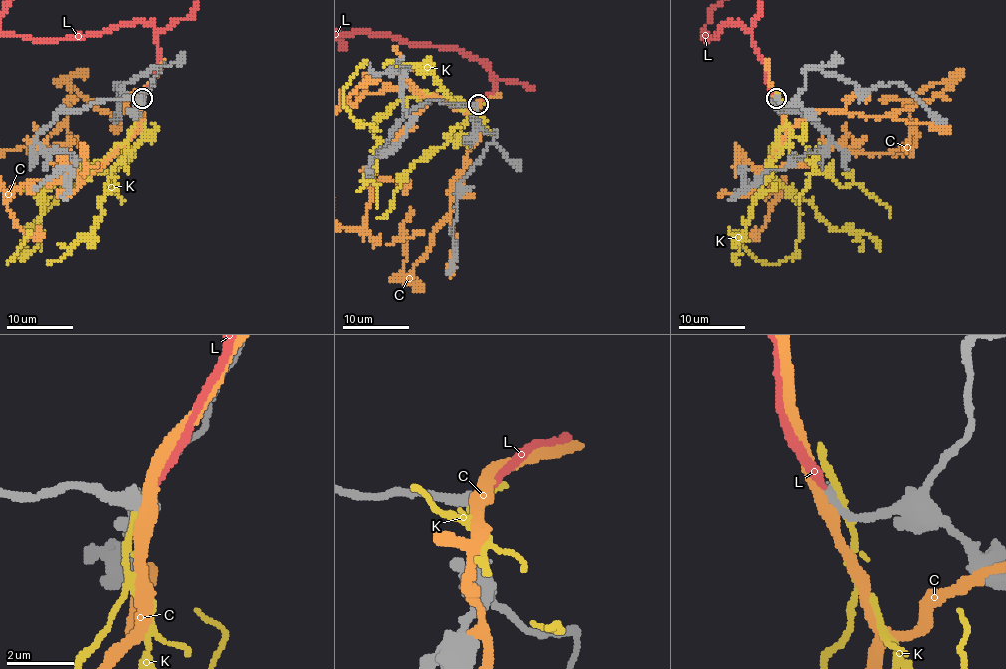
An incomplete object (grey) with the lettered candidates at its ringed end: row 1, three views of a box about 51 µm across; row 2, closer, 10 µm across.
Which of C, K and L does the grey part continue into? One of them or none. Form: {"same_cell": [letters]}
{"same_cell": ["L"]}

